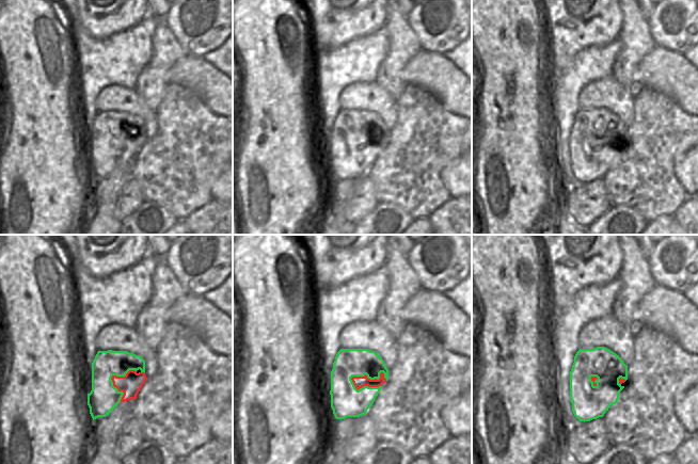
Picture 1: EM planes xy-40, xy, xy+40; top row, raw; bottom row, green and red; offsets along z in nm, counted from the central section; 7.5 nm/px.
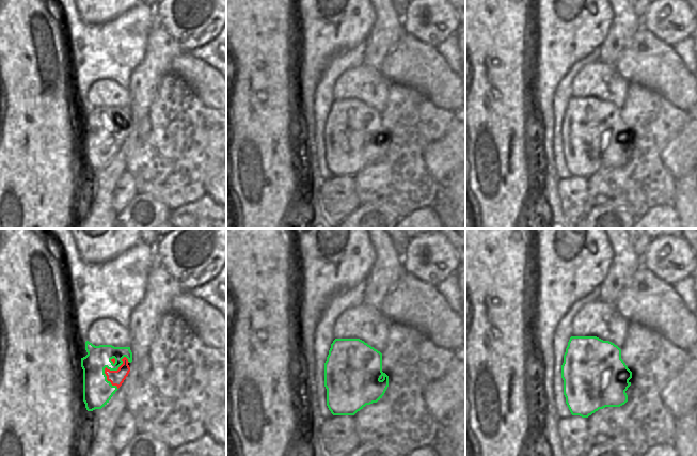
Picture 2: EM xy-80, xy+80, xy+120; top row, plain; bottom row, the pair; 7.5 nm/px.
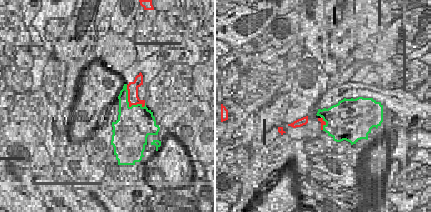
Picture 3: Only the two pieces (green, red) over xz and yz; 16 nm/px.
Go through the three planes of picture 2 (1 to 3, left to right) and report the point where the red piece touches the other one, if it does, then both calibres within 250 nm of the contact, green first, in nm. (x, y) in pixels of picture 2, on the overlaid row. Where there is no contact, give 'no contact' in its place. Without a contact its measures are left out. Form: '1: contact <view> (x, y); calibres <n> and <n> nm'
1: contact xy-80 (106, 366); calibres 220 and 110 nm
2: no contact
3: no contact

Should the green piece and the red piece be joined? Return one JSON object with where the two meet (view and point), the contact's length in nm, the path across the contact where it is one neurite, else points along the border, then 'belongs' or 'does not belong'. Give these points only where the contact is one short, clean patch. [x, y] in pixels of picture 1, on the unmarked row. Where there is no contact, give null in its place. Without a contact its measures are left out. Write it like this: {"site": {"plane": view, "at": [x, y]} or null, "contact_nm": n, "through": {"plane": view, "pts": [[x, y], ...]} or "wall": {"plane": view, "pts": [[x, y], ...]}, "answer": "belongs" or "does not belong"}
{"site": {"plane": "xy", "at": [371, 140]}, "contact_nm": 280, "answer": "belongs"}

